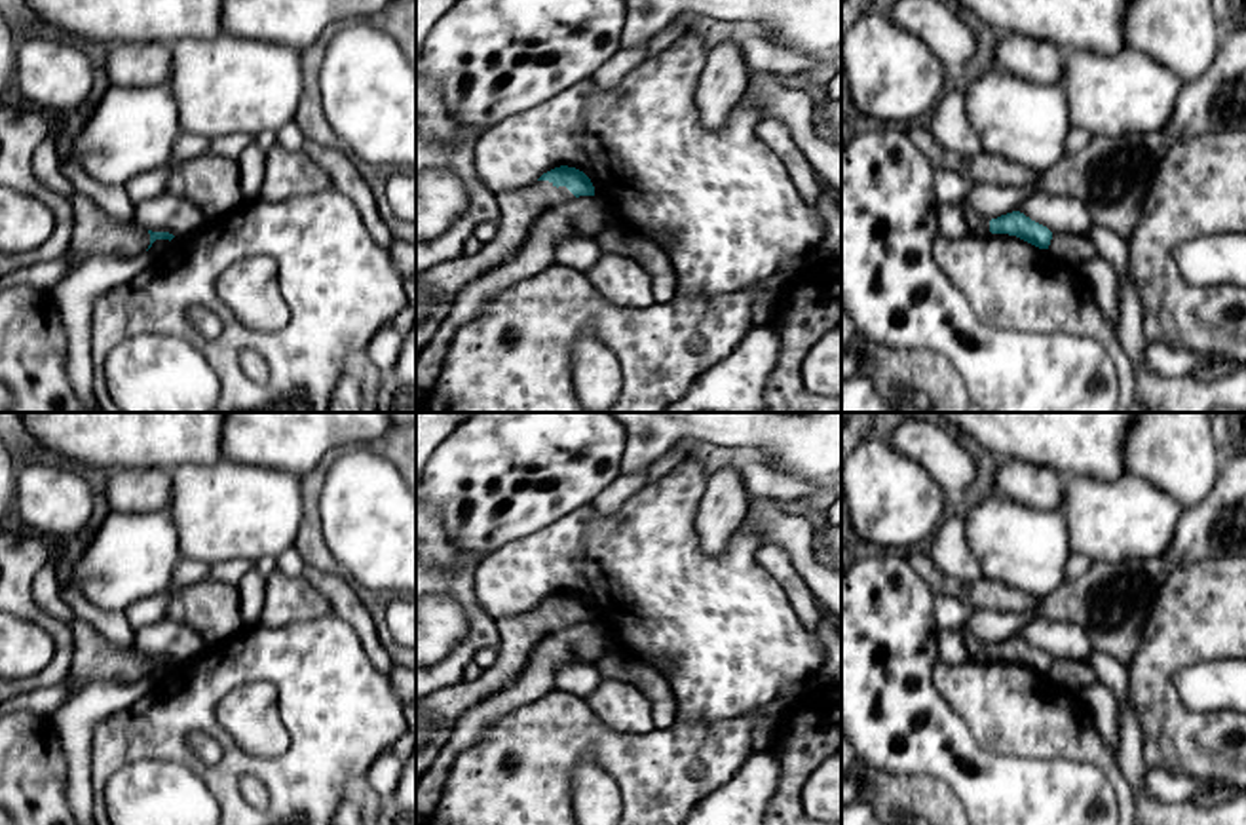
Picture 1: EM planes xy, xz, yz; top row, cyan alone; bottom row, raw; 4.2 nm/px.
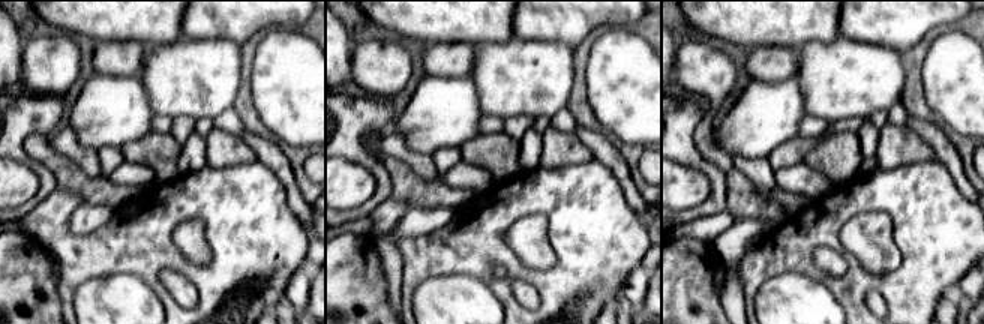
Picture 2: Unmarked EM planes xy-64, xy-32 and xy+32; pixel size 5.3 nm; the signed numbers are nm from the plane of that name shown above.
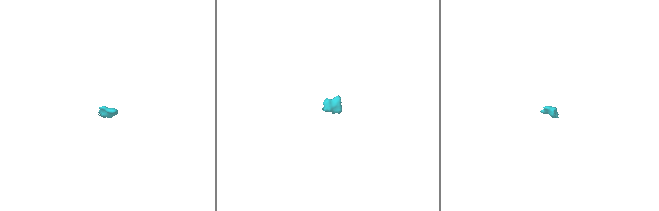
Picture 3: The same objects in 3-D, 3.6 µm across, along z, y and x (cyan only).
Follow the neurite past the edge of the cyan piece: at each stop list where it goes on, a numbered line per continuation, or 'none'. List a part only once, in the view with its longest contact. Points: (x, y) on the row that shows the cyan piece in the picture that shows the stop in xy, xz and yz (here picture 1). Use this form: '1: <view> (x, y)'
1: xz (519, 210)

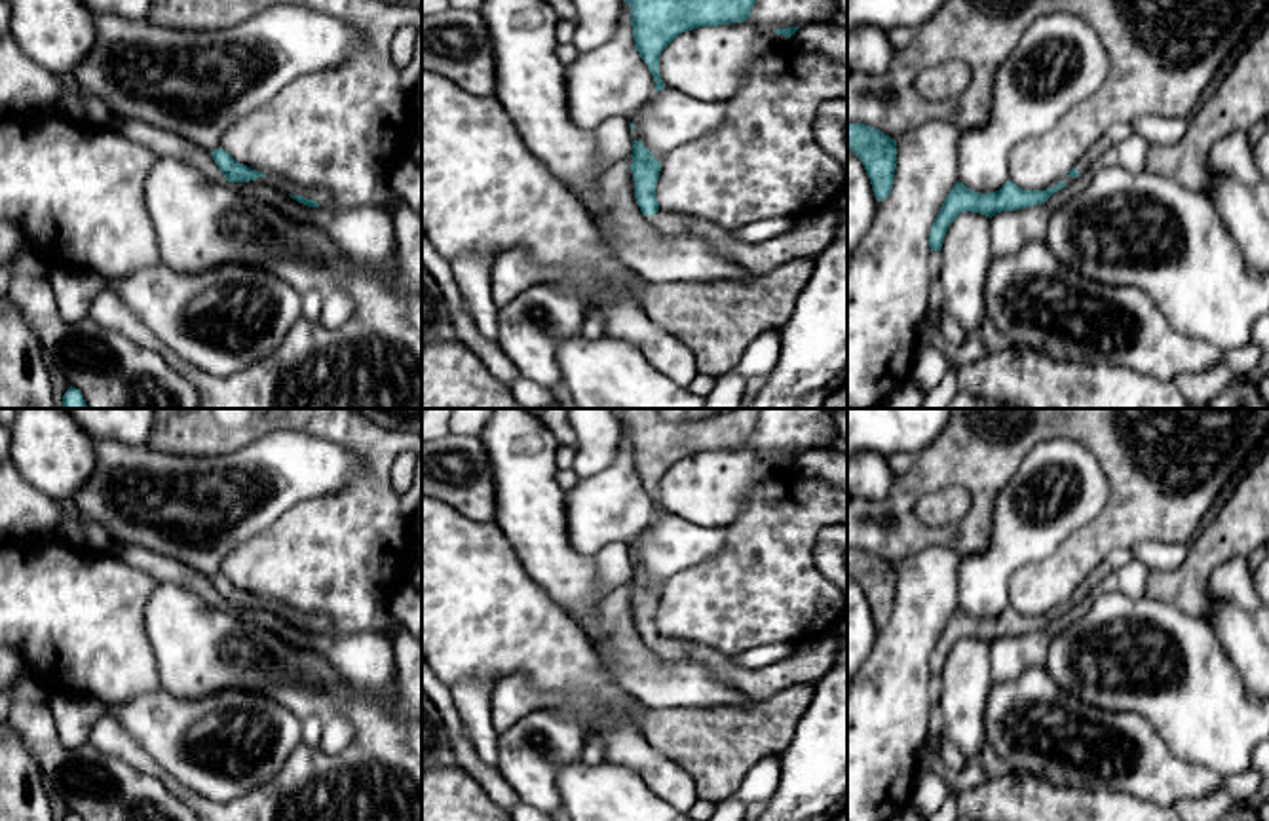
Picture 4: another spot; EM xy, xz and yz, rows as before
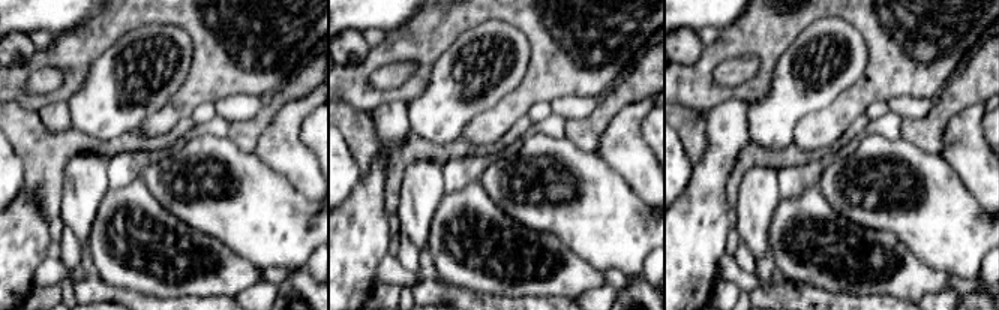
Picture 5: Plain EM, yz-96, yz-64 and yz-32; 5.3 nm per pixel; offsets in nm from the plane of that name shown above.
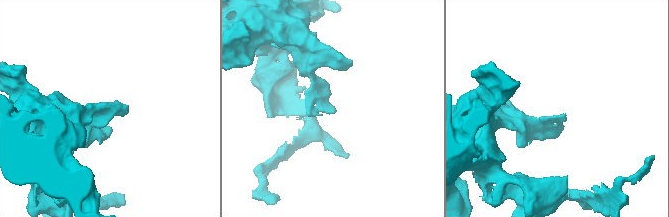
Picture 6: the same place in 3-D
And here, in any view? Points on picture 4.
1: xy (320, 194)

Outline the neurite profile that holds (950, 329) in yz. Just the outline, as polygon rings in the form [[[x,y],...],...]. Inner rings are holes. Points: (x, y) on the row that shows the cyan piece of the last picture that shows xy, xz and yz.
[[[940,310],[938,331],[950,346],[961,346],[967,340],[967,331],[944,310]]]

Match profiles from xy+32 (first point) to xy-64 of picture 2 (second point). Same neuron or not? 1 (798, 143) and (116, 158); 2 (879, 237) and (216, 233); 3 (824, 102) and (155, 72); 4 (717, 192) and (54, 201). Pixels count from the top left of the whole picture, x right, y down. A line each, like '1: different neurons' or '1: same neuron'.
1: same neuron
2: different neurons
3: same neuron
4: different neurons

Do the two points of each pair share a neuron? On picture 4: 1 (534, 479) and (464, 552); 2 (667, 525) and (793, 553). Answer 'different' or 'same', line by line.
1: different
2: different

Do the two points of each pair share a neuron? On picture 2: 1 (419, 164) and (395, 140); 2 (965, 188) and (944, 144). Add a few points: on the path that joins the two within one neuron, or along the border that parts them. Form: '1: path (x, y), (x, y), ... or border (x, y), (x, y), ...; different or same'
1: path (413, 159), (399, 146); same
2: path (960, 177), (947, 155); same

